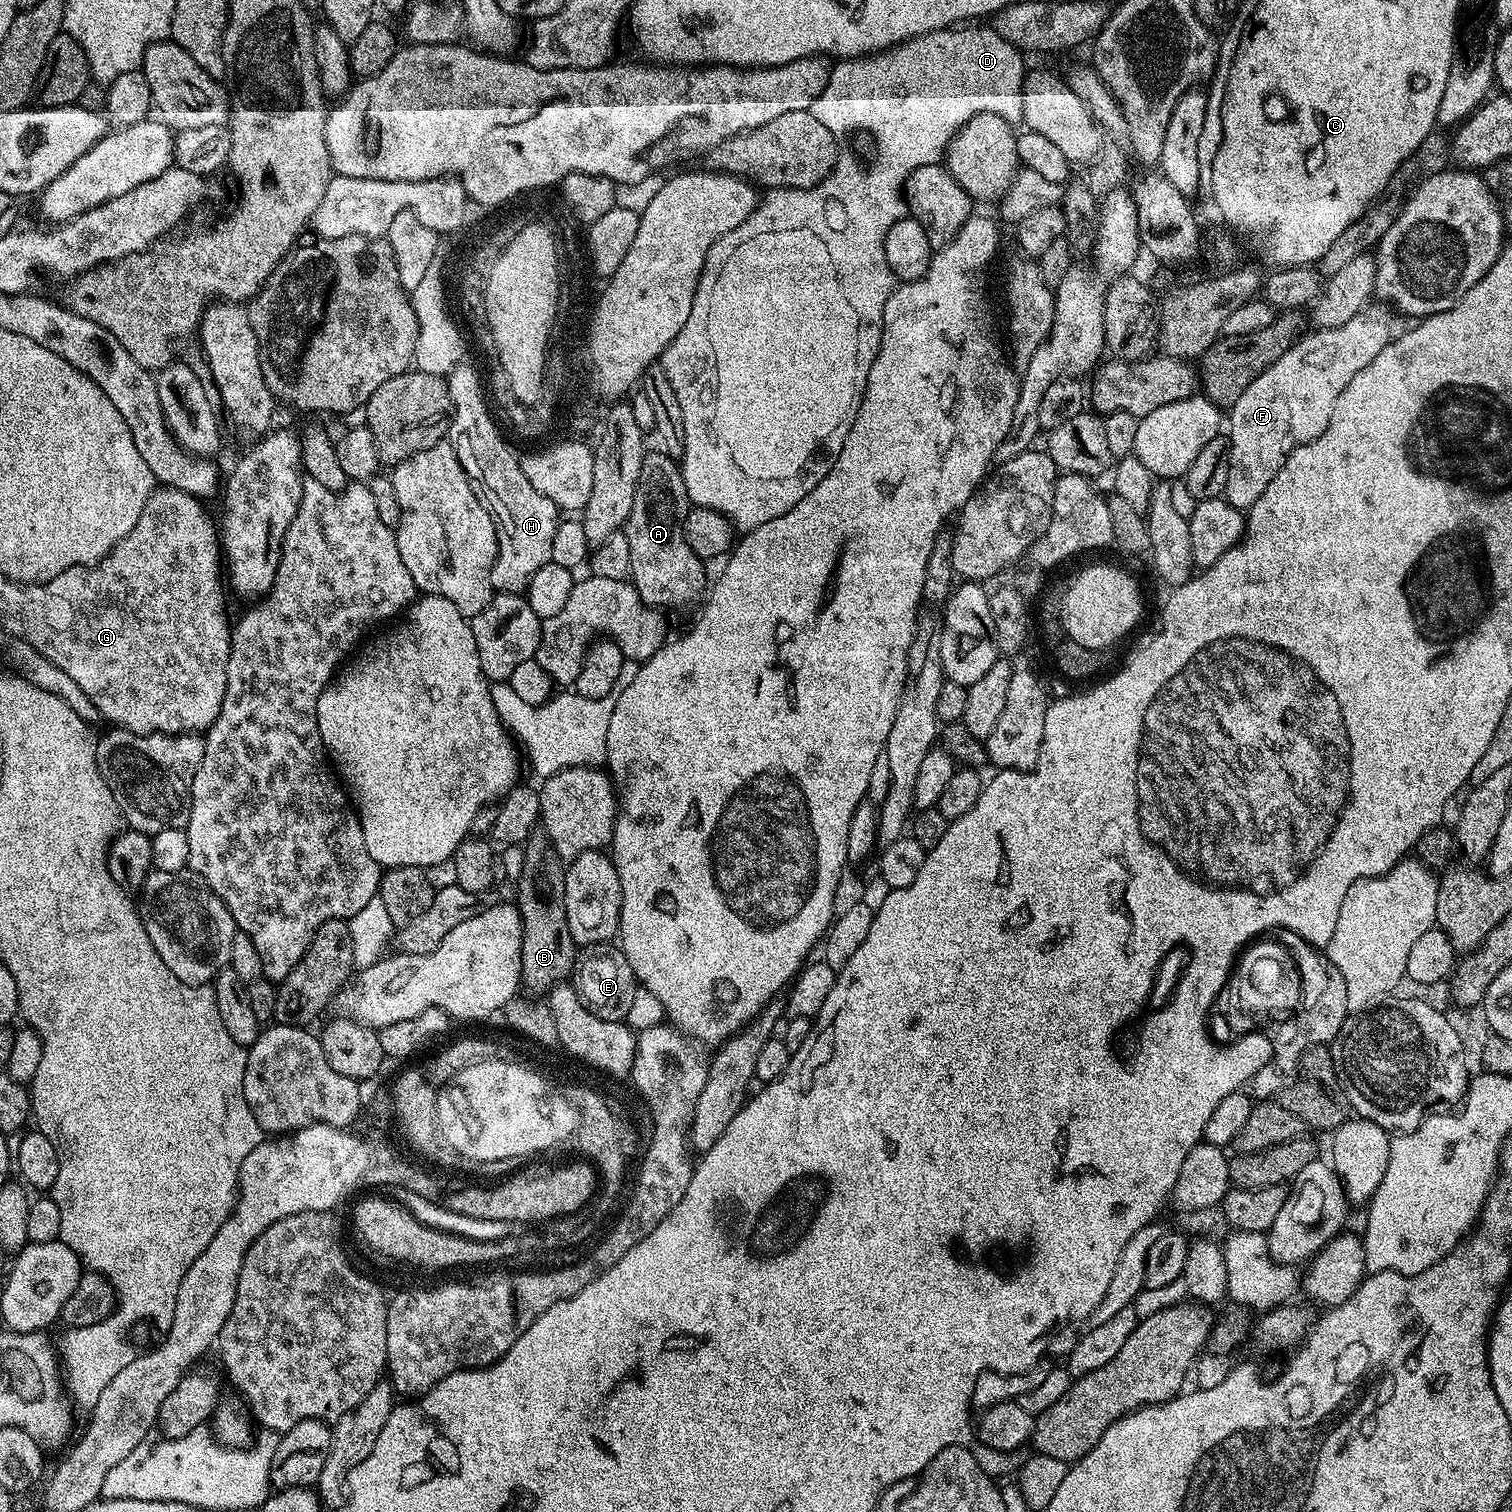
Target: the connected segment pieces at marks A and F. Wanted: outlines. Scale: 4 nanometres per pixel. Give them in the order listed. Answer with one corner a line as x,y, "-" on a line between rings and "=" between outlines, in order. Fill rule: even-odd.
649,451
644,457
634,490
633,509
622,531
630,542
630,583
649,608
665,610
684,608
701,599
706,588
706,564
694,554
694,550
690,550
690,542
684,533
690,501
679,463
667,451
659,451
=
1372,302
1342,326
1321,328
1301,335
1292,348
1286,350
1282,358
1278,358
1278,362
1274,362
1265,372
1258,374
1258,378
1254,378
1250,386
1246,386
1242,398
1238,398
1238,402
1232,404
1230,409
1232,417
1229,420
1227,417
1226,420
1226,435
1232,445
1232,453
1230,474
1224,487
1223,499
1241,510
1252,508
1254,502
1262,498
1266,486
1274,482
1274,474
1282,470
1288,455
1298,446
1318,438
1318,434
1326,430
1330,414
1334,414
1338,394
1342,394
1342,390
1350,386
1350,378
1354,378
1358,370
1366,370
1366,366
1370,366
1370,362
1374,362
1374,358
1378,358
1378,354
1382,354
1382,350
1393,340
1393,313
1391,311
1388,313
1387,310
1389,311
1383,303

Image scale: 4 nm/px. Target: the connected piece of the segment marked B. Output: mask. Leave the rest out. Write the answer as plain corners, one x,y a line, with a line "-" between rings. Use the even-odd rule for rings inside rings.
543,830
533,831
522,845
522,874
515,881
514,903
522,920
522,970
523,987
532,992
547,993
571,973
578,959
578,945
567,929
566,906
563,904
565,861
552,849
552,843

